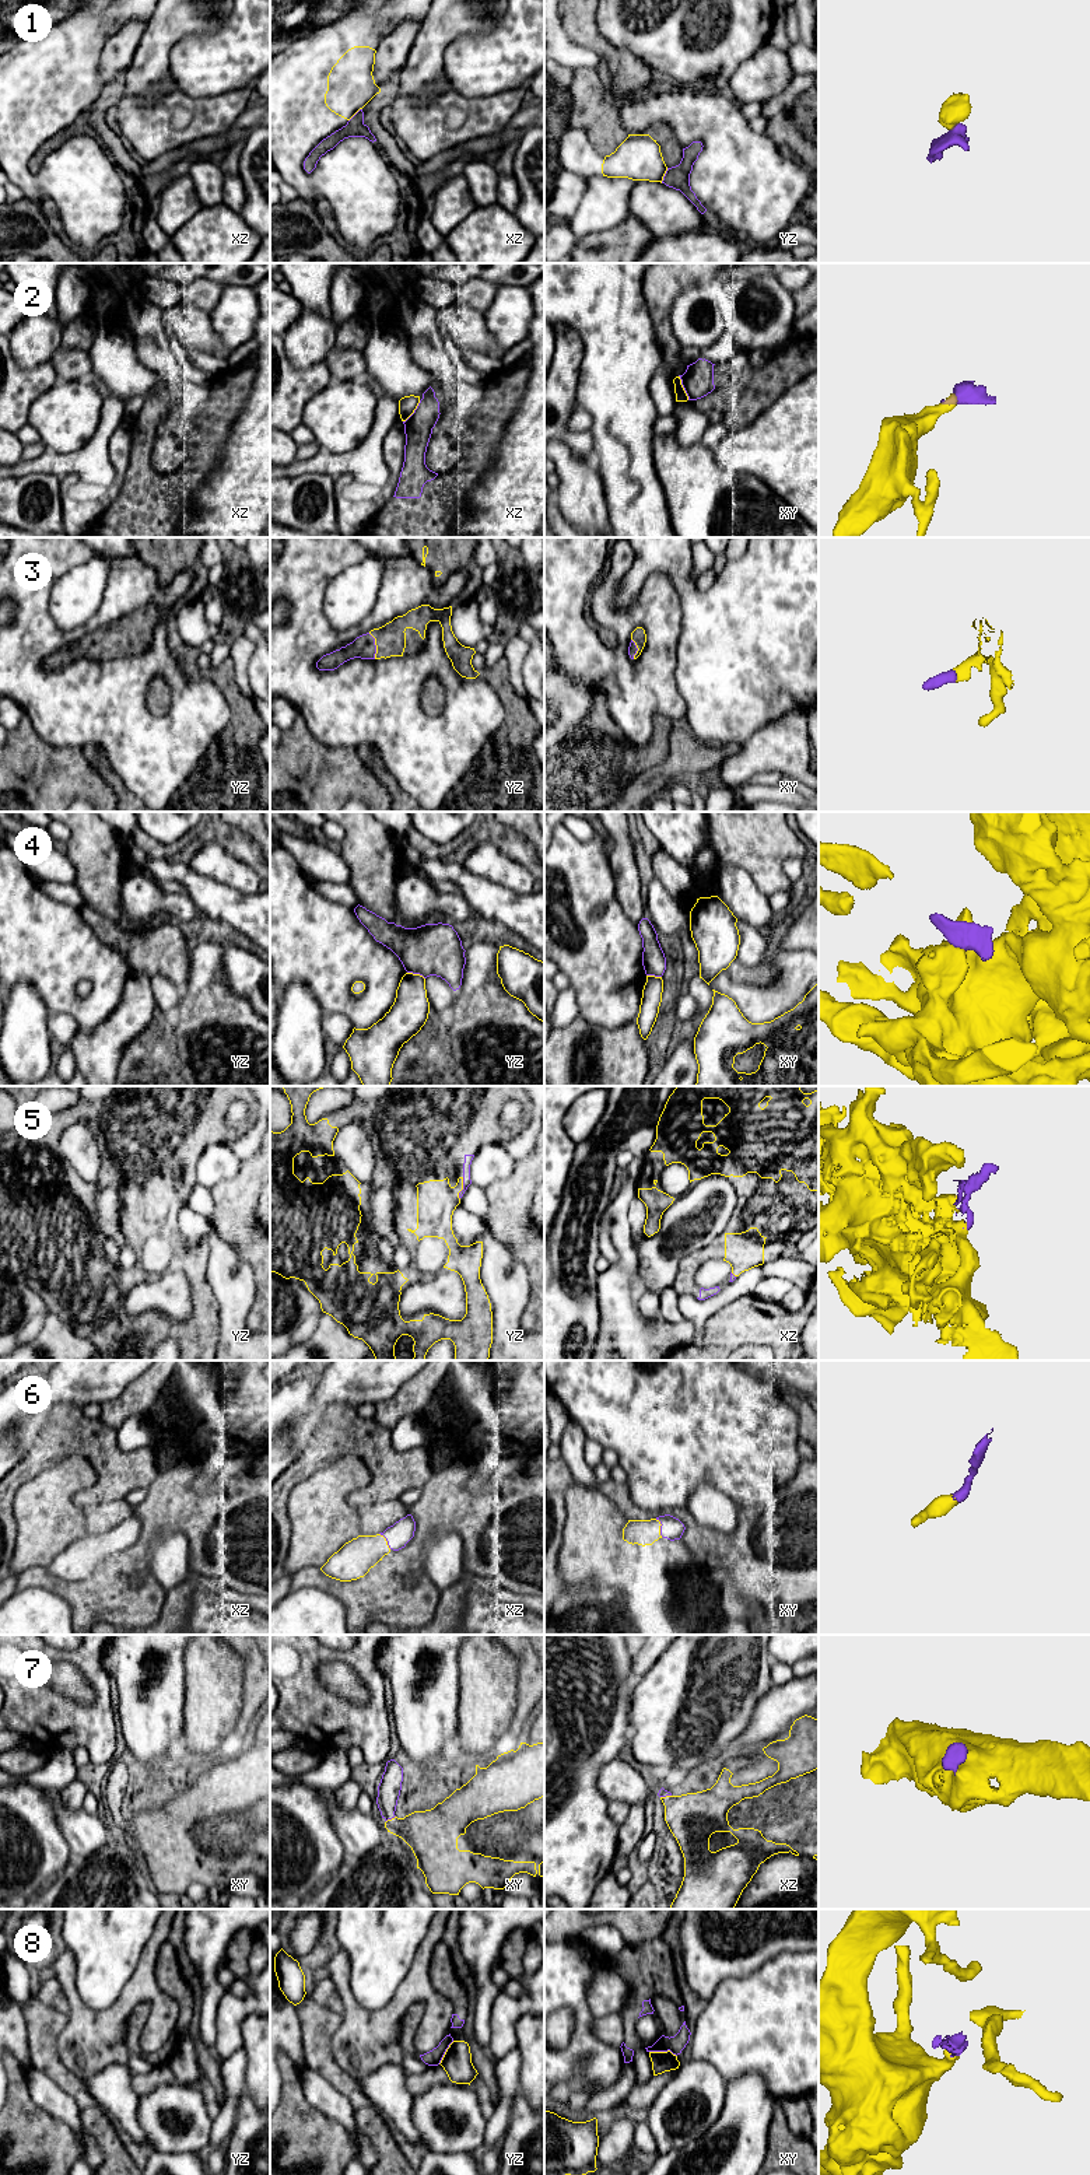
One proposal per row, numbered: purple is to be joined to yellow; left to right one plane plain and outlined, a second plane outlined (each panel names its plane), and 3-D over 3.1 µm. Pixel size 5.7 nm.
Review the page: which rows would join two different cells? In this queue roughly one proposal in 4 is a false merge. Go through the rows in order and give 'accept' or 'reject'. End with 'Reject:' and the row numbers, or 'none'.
1: reject
2: reject
3: accept
4: reject
5: accept
6: accept
7: accept
8: reject
Reject: 1, 2, 4, 8

